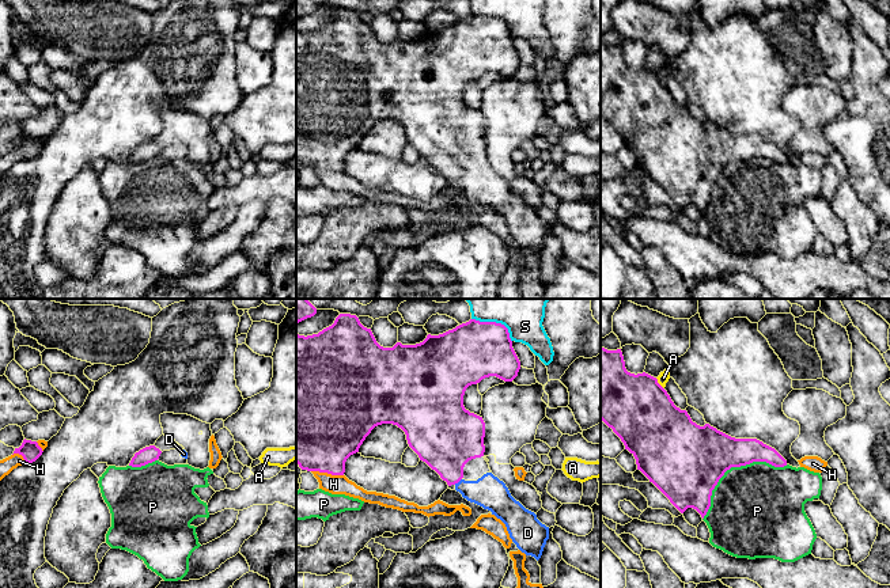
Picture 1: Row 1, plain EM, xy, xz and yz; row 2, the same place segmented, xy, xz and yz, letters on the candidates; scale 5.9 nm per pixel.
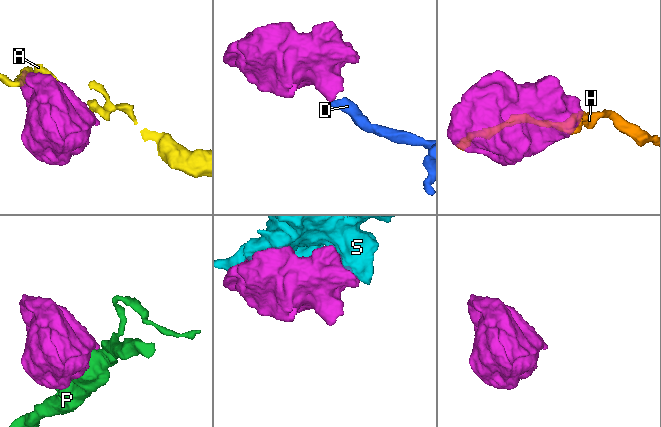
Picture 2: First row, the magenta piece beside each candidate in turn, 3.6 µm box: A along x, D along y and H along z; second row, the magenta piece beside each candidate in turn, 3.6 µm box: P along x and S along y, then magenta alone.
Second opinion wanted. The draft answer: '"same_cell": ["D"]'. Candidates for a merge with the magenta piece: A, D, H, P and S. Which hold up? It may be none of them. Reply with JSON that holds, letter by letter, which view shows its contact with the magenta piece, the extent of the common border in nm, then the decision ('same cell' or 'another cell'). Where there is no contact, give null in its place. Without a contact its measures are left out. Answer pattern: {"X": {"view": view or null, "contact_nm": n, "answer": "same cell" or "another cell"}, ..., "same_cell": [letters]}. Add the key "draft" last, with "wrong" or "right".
{"A": {"view": "yz", "contact_nm": 90, "answer": "another cell"}, "D": {"view": "xz", "contact_nm": 60, "answer": "same cell"}, "H": {"view": "xz", "contact_nm": 190, "answer": "another cell"}, "P": {"view": "yz", "contact_nm": 600, "answer": "another cell"}, "S": {"view": "xz", "contact_nm": 280, "answer": "another cell"}, "same_cell": ["D"], "draft": "right"}

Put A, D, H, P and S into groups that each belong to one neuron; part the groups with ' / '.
A / D / H / P / S

